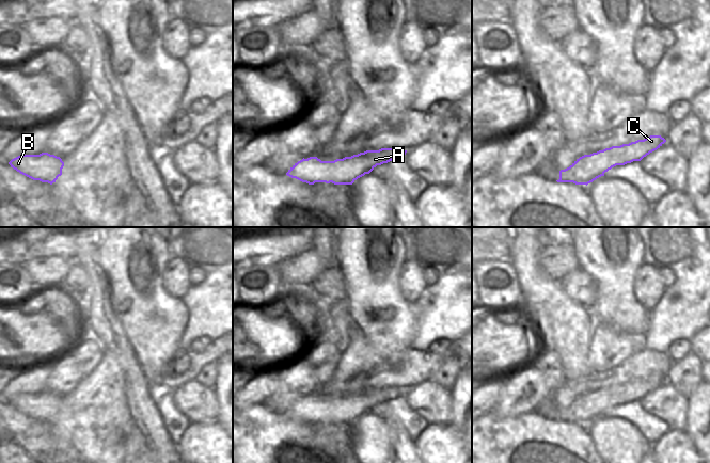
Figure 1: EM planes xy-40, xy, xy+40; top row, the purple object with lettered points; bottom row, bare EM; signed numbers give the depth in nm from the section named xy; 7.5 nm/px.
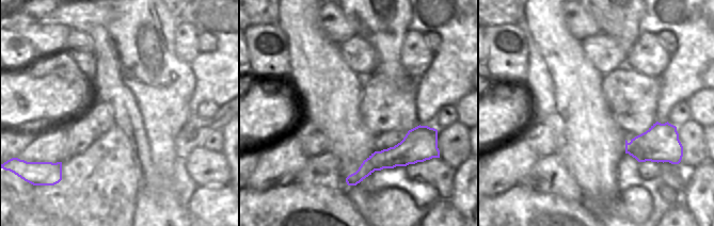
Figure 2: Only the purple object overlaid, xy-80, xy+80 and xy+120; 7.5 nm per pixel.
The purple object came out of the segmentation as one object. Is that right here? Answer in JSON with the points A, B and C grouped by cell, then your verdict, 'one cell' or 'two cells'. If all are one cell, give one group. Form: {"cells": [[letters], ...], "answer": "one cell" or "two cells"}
{"cells": [["A", "B", "C"]], "answer": "one cell"}

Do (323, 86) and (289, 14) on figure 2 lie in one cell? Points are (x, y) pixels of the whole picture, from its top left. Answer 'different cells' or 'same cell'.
same cell

